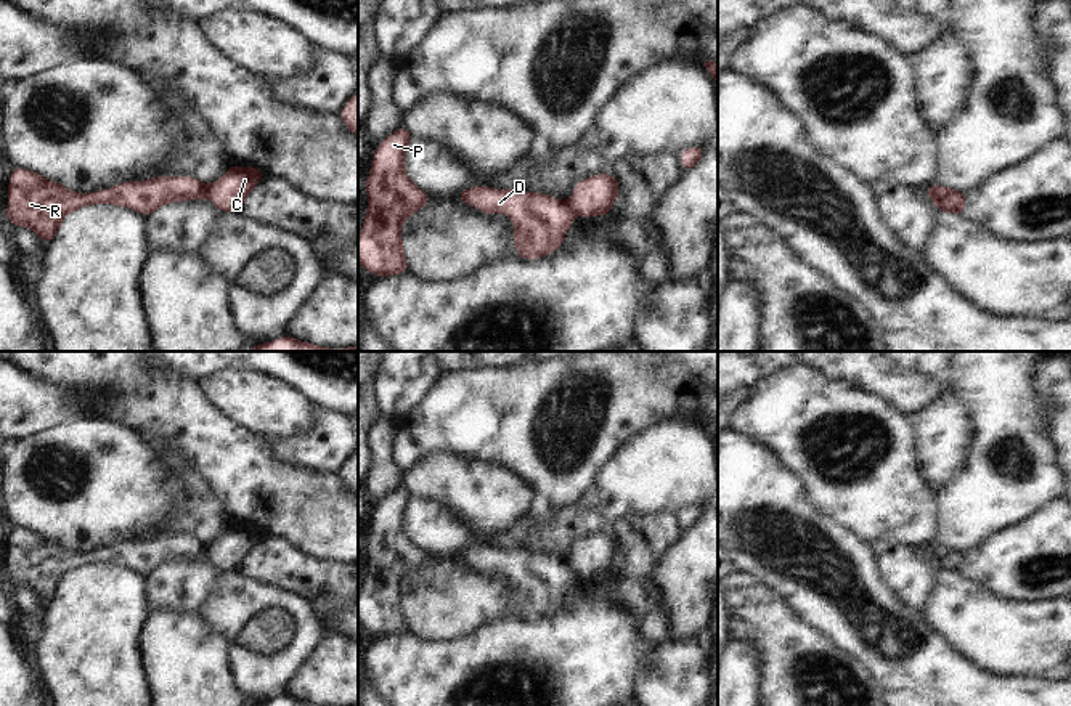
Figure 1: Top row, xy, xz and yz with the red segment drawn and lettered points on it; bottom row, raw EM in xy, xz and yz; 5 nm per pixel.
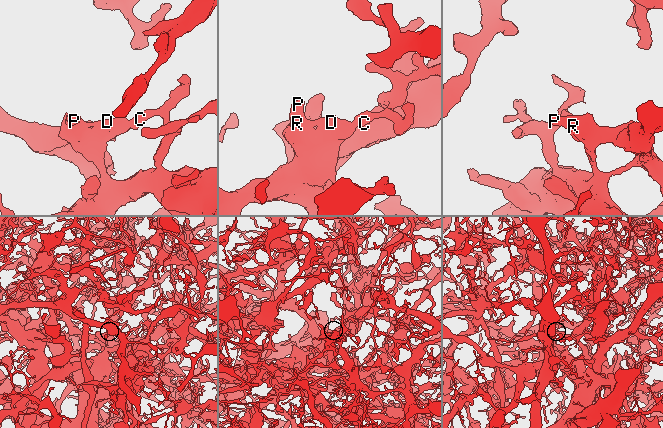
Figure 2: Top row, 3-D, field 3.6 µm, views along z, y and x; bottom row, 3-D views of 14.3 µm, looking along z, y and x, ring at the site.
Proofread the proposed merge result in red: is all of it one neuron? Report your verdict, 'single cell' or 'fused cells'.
fused cells

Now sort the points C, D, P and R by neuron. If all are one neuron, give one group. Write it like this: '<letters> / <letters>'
C / D P R

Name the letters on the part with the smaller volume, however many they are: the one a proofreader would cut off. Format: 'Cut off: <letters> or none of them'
Cut off: D, P, R

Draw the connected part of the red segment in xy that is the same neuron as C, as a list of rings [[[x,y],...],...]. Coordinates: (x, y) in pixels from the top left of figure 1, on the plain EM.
[[[231,525],[210,544],[210,560],[223,573],[238,571],[263,538],[265,531],[262,528]]]

